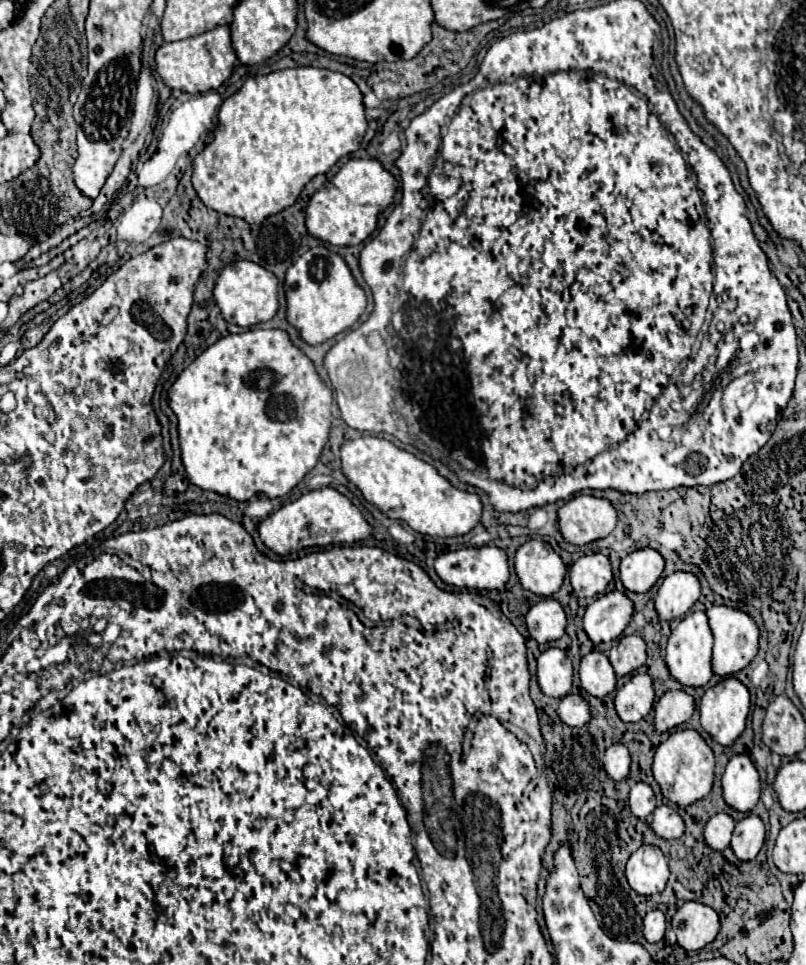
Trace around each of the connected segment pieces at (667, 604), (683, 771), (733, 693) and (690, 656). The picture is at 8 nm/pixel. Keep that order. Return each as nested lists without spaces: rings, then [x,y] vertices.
[[[675,572],[663,580],[655,596],[655,612],[659,620],[671,622],[683,618],[699,600],[699,580],[687,572]]]
[[[695,730],[673,732],[665,742],[657,746],[653,758],[653,776],[661,788],[661,794],[679,808],[687,808],[689,804],[705,798],[711,792],[715,780],[713,770],[715,770],[713,752]]]
[[[723,678],[707,688],[699,716],[703,730],[721,746],[731,746],[745,730],[749,714],[749,690],[737,678]]]
[[[691,612],[687,614],[671,632],[667,642],[667,656],[665,664],[669,668],[669,674],[683,686],[701,688],[705,686],[713,672],[711,672],[711,648],[713,648],[713,634],[707,624],[705,612]]]

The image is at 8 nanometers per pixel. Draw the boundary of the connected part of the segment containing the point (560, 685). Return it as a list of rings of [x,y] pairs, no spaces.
[[[547,648],[537,658],[537,684],[545,696],[563,698],[571,690],[573,666],[559,648]]]

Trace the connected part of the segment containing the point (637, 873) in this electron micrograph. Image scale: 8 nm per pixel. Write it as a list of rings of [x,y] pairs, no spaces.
[[[641,846],[627,862],[625,876],[629,886],[641,896],[661,894],[669,878],[669,866],[663,852],[655,846]]]

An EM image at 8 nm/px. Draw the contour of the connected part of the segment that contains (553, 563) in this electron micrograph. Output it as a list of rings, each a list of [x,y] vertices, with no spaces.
[[[525,542],[515,554],[515,572],[525,590],[537,596],[551,596],[565,578],[565,564],[549,544]]]

